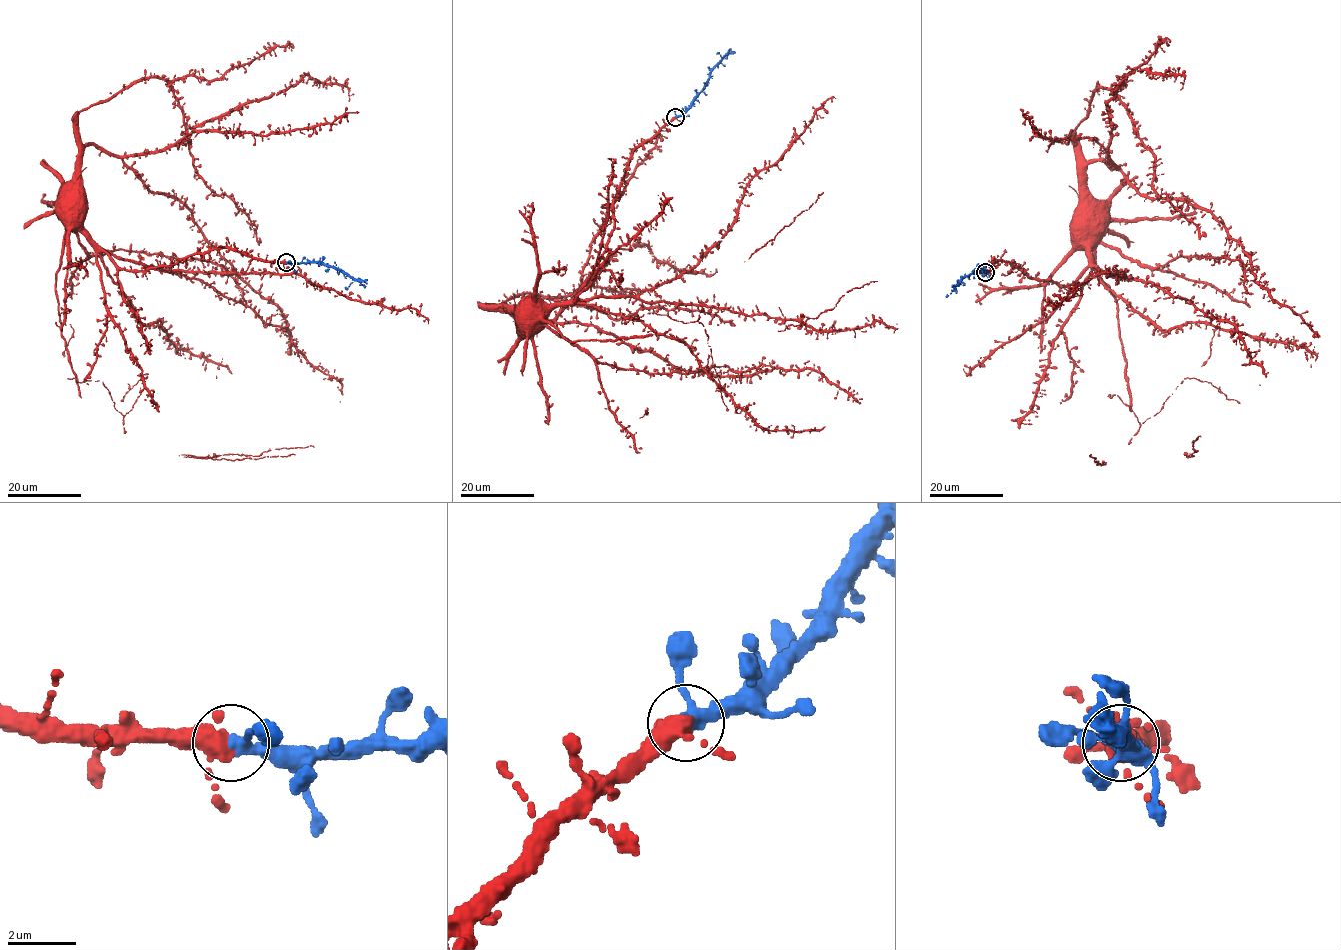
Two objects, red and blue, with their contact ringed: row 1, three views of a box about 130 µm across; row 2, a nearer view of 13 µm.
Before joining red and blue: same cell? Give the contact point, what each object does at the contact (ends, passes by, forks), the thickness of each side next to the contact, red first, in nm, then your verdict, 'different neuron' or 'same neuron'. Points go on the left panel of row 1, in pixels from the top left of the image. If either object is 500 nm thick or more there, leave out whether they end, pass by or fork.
place (286, 262); red passes by; blue passes by; calibres 360 and 300 nm; same neuron

